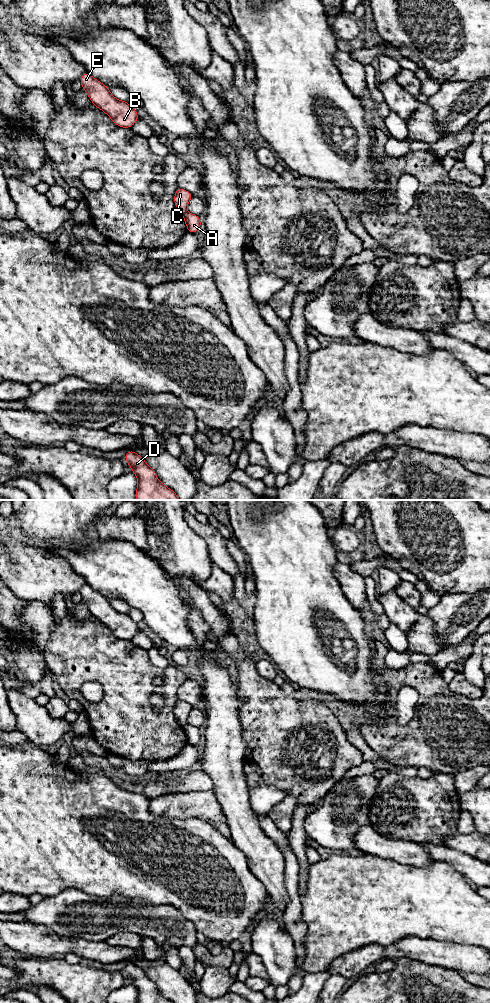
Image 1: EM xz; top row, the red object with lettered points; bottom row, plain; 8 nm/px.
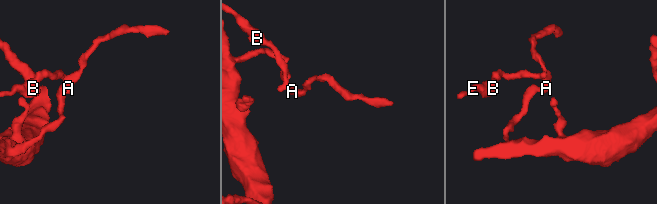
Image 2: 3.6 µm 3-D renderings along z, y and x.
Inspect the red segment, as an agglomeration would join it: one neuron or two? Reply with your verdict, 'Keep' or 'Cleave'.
Cleave

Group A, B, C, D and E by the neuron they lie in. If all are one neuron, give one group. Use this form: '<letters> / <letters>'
A B E / C D

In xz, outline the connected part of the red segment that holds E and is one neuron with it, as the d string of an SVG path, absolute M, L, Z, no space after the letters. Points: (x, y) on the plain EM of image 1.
M88 584L81 588L80 594L91 614L104 623L117 638L131 640L139 632L137 623L127 613L120 613L113 609L109 600Z

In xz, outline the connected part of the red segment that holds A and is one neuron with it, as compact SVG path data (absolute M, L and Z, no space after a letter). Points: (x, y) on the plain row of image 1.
M184 724L182 728L186 734L188 744L196 745L200 741L202 736L200 733L200 728L191 726L189 724Z

